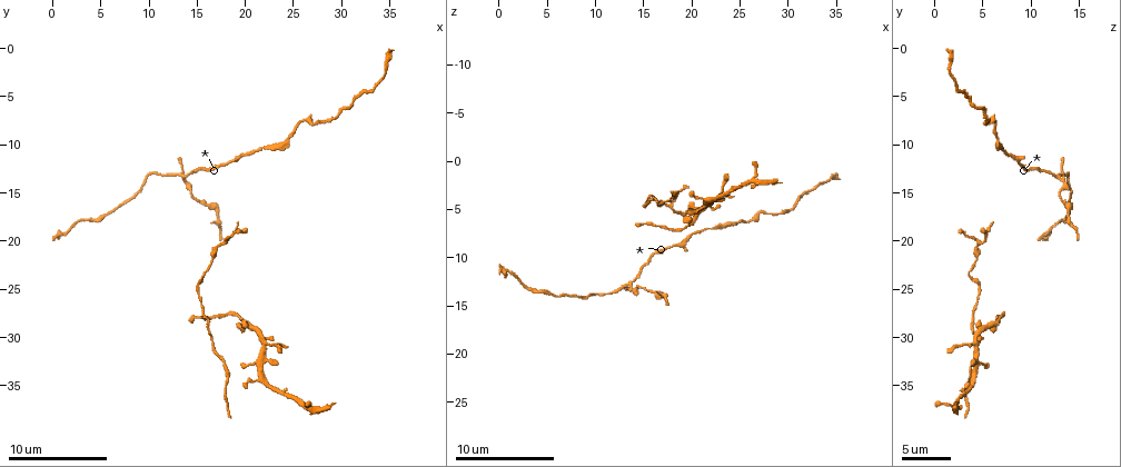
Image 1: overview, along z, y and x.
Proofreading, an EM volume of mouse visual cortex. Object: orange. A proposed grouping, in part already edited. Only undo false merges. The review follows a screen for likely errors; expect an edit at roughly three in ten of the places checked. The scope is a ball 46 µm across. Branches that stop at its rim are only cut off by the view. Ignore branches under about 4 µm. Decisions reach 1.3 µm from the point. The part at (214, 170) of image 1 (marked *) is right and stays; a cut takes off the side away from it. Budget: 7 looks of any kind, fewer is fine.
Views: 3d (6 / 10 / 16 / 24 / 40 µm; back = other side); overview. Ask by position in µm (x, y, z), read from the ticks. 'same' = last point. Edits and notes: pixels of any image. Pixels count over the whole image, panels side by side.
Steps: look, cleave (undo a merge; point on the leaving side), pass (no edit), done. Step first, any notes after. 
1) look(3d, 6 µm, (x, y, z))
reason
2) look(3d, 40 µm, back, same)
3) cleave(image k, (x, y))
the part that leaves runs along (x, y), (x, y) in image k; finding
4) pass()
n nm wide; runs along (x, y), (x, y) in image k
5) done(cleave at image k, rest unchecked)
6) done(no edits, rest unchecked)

look(3d, 10 µm, (19.8, 28.0, 6.8))
thick turns thin

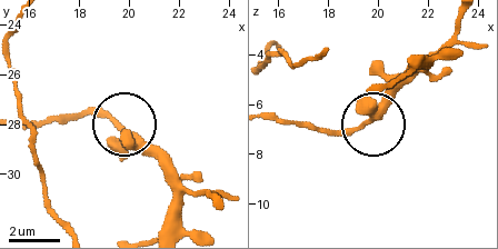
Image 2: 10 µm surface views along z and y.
pass()
runs along (163, 227), (176, 189), (170, 169), (125, 127), (63, 112) in image 2; all the same cell

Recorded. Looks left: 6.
look(3d, 10 µm, (16.4, 29.4, 3.8))
sudden change in width

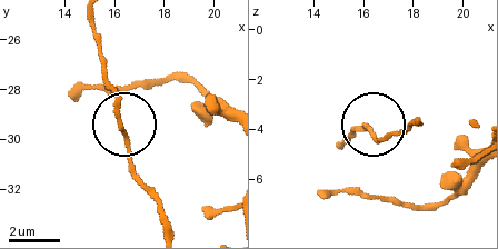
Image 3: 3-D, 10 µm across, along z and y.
cleave(image 3, (103, 62))
the part that leaves runs along (120, 95), (95, 20) in image 3; two cells meet here

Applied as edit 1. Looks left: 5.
look(overview)

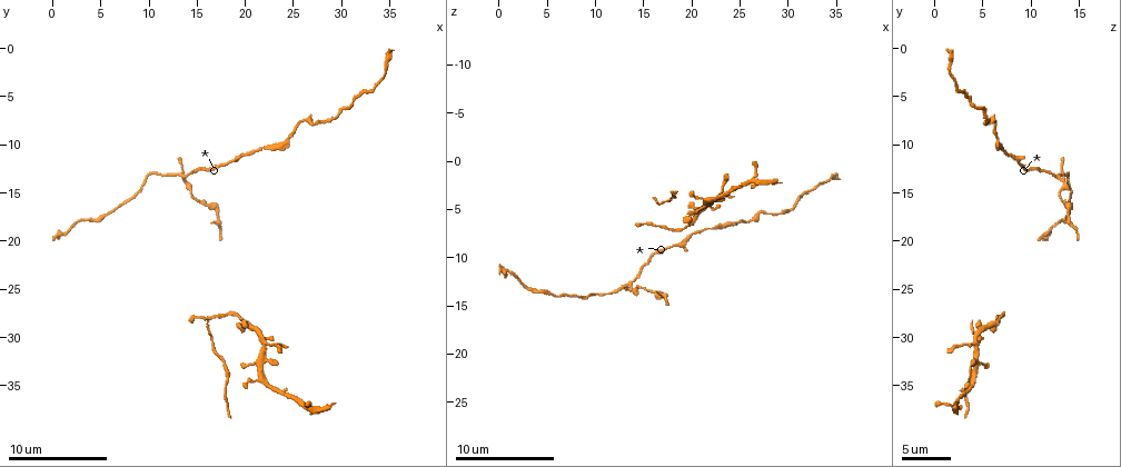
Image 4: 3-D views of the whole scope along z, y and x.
look(3d, 10 µm, (21.6, 34.4, 4.2))
thin arm on a thick one

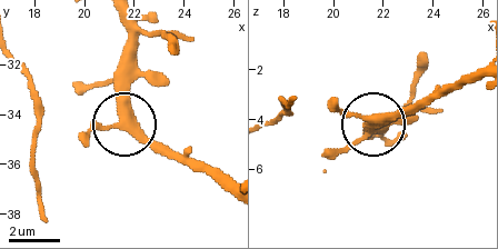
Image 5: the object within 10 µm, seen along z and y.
pass()
3 arms; all the same cell

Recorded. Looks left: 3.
done(cleave at image 3, rest unchecked)

